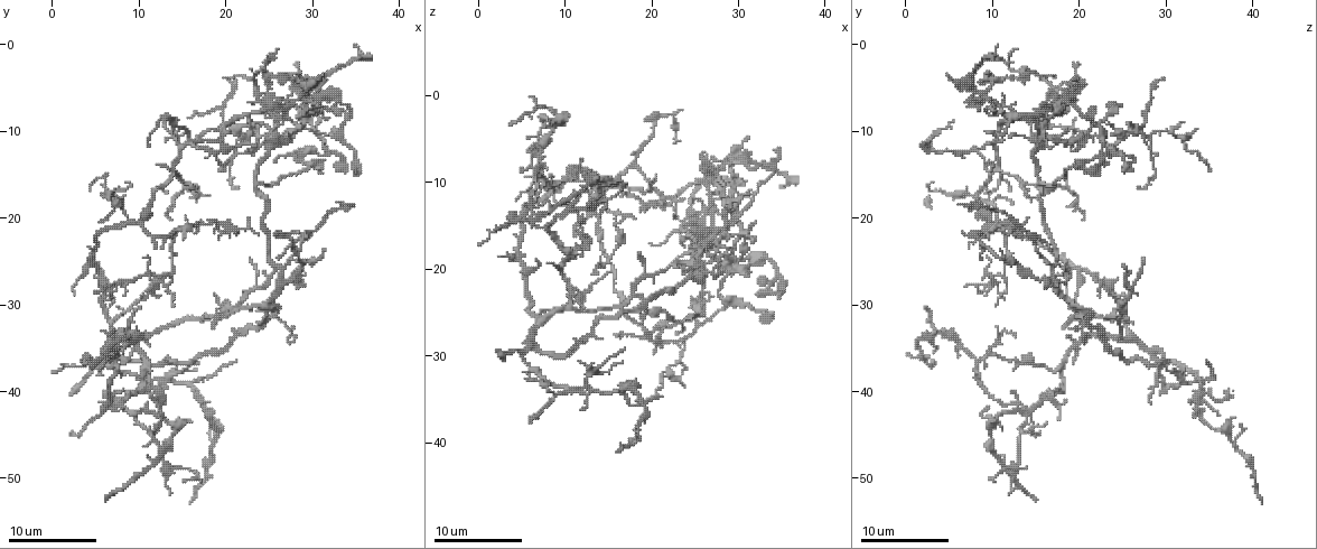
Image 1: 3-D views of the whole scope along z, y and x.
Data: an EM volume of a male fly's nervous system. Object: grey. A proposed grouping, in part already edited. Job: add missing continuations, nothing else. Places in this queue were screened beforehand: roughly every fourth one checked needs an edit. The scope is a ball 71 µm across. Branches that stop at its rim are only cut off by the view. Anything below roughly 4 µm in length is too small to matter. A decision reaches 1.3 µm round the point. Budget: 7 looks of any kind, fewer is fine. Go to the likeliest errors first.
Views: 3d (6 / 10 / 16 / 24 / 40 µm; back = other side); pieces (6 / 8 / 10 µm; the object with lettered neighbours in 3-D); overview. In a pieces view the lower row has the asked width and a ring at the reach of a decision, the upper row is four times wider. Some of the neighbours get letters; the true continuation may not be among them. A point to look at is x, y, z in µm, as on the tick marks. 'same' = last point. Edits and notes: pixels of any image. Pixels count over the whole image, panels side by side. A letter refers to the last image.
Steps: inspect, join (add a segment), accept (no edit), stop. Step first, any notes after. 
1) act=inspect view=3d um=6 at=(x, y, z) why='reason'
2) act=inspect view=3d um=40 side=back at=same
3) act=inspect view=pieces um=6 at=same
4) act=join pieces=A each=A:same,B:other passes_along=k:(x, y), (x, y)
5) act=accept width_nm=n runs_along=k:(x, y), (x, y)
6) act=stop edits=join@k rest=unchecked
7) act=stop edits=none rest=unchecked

act=inspect view=3d um=10 at=(18.6, 32.8, 18.2) why='branch stops here'

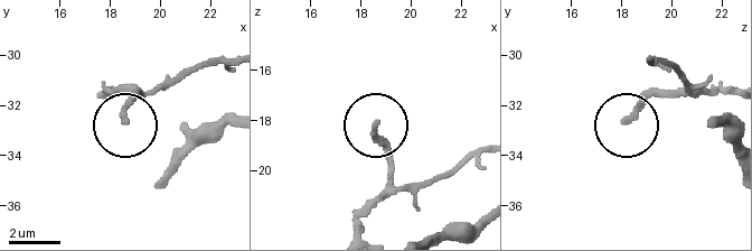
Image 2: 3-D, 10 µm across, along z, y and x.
act=inspect view=pieces um=10 at=(18.6, 32.6, 18.1)

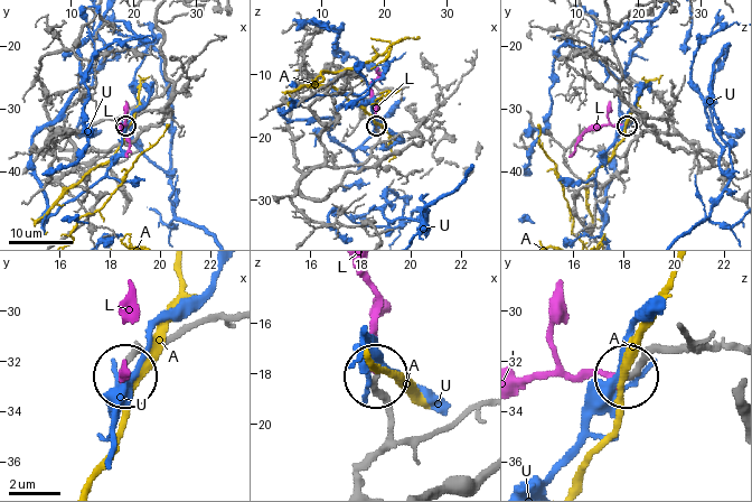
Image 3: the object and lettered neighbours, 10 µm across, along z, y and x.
act=join pieces=L each=A:other,L:same,U:other passes_along=3:(401, 439), (377, 381), (377, 291), (367, 272) found='the cell continues'

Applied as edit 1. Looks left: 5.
act=inspect view=pieces um=6 at=(26.2, 25.6, 25.0) why='free end'

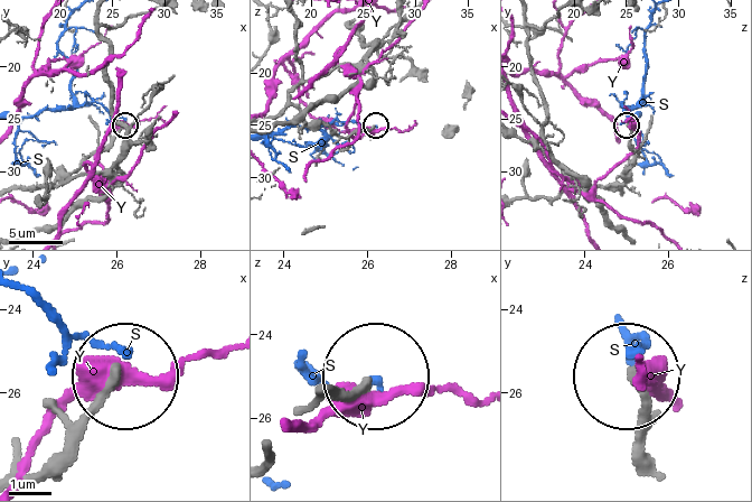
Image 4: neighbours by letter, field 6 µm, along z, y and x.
act=accept width_nm=190 each=S:other,Y:other runs_along=4:(322, 396), (368, 378) found='no lettered segment goes on from it'

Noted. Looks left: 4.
act=inspect view=3d um=10 at=(9.8, 30.4, 2.2) why='an open end'

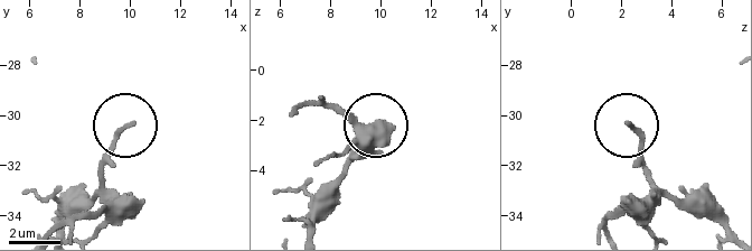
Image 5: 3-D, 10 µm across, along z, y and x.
act=inspect view=pieces um=6 at=(10.0, 30.3, 2.3)

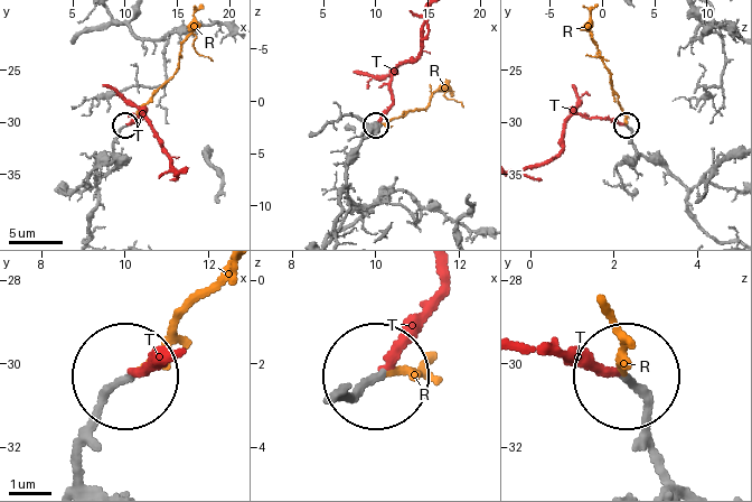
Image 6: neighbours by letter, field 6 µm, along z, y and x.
act=join pieces=R width_nm=140 each=R:same,T:other passes_along=6:(71, 480), (103, 405), (217, 276) found='the cell continues'

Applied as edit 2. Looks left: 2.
act=inspect view=overview

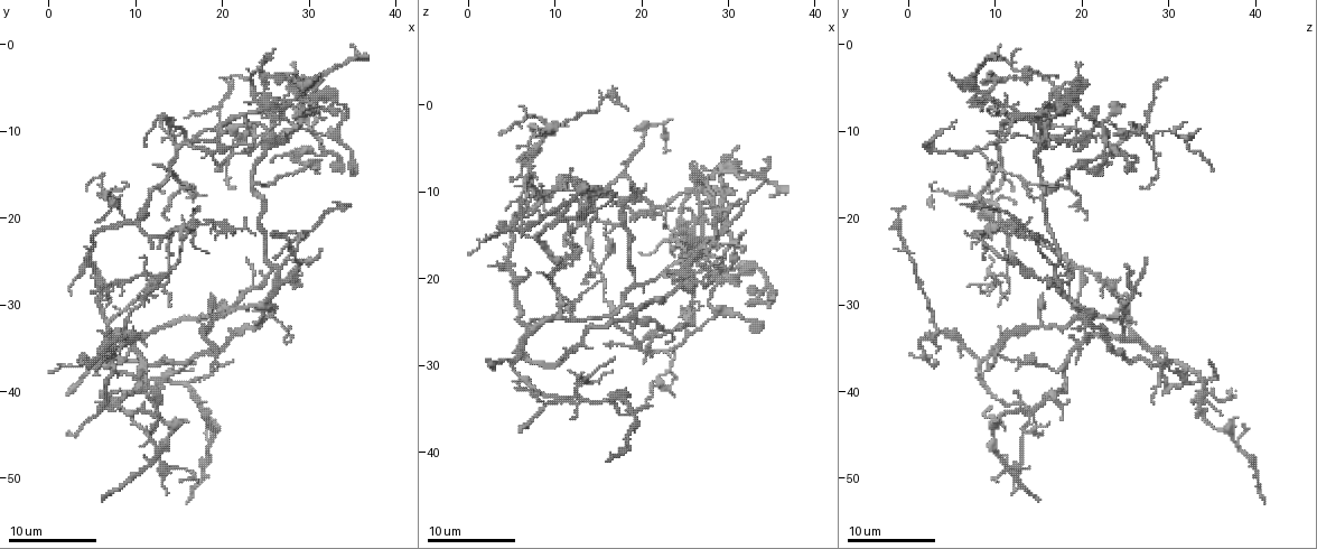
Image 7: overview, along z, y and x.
act=inspect view=pieces um=10 at=(18.8, 37.6, 9.0) why='branch stops here'

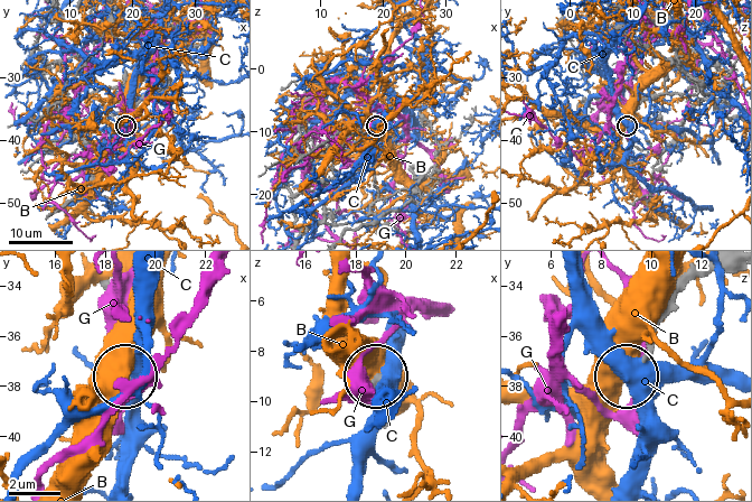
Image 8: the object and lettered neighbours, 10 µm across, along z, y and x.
act=accept width_nm=230 each=B:other,C:other,G:other found='none of them fits'

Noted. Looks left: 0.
act=stop edits=join@3,join@6 rest=unchecked

